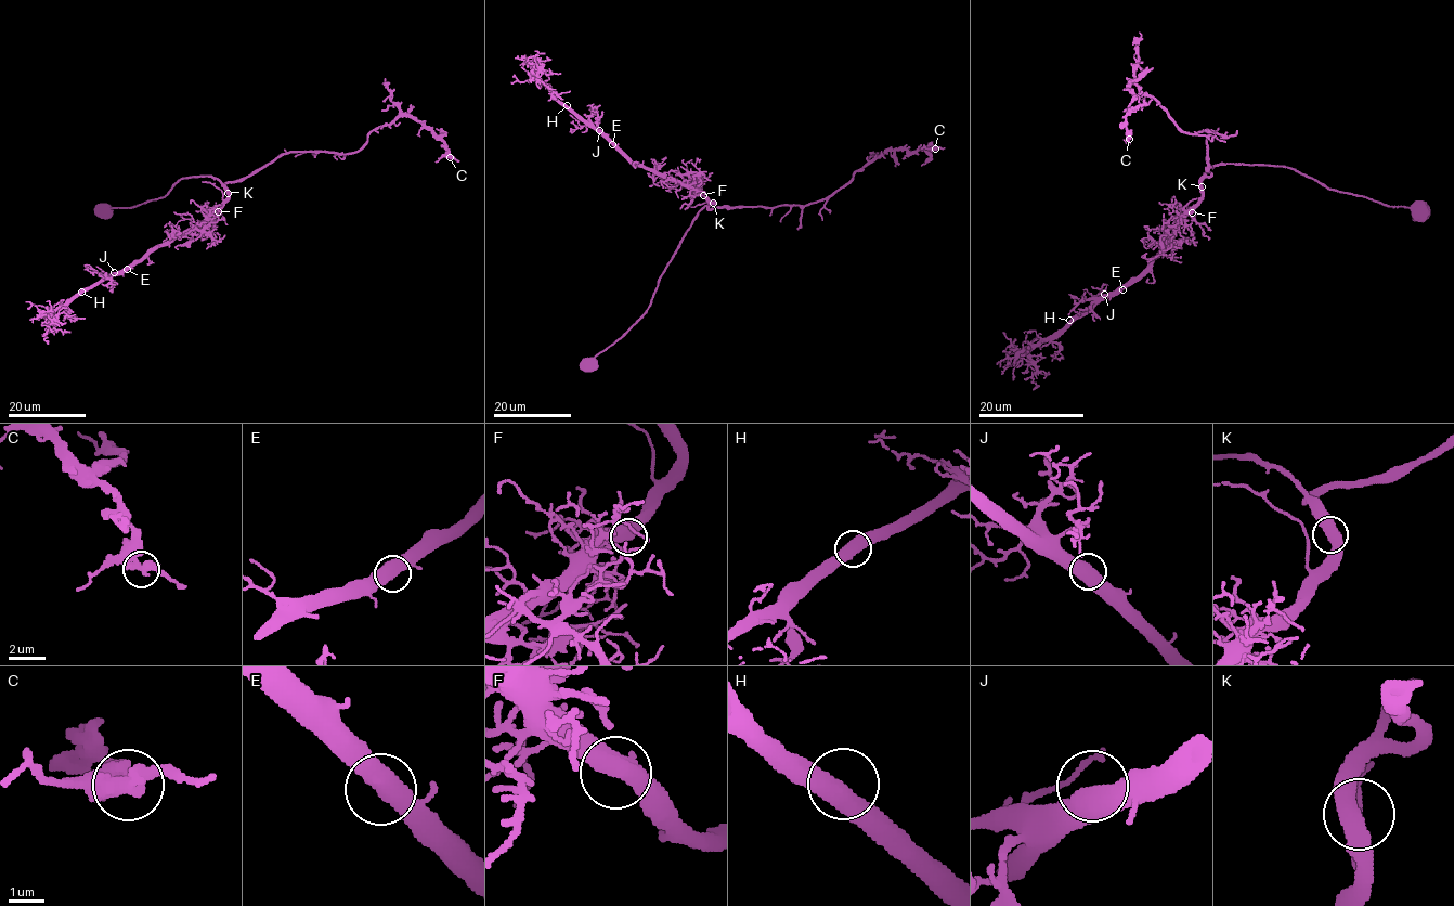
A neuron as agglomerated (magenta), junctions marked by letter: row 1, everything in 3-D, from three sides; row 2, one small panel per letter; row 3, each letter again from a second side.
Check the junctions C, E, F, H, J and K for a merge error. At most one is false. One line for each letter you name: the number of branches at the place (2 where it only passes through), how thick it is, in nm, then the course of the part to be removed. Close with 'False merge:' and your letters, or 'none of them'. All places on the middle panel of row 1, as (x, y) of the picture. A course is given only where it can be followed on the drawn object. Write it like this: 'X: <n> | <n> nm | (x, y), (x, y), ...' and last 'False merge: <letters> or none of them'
False merge: none of them

